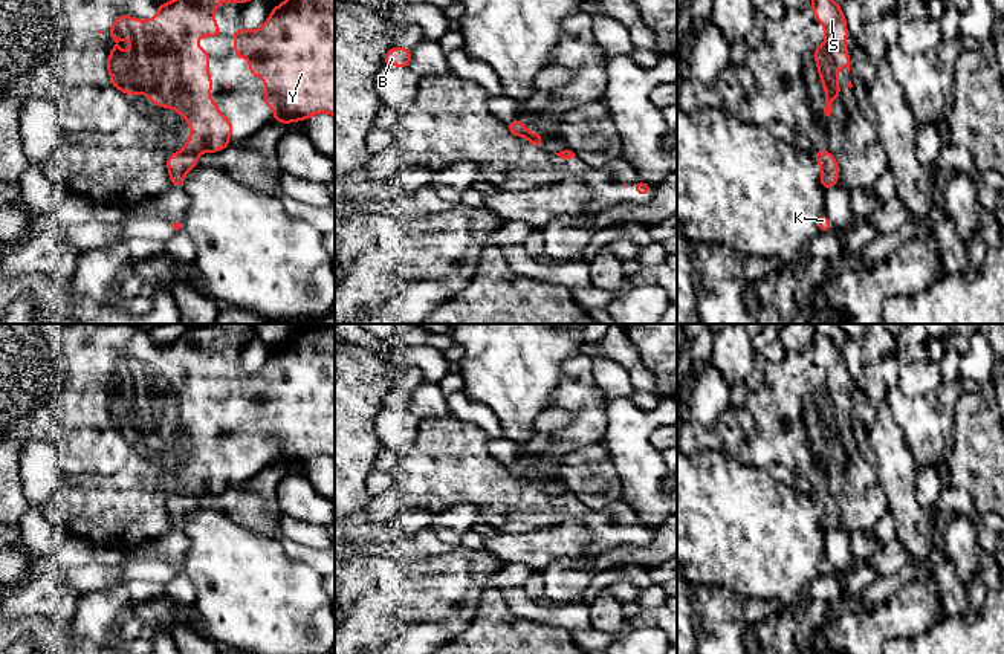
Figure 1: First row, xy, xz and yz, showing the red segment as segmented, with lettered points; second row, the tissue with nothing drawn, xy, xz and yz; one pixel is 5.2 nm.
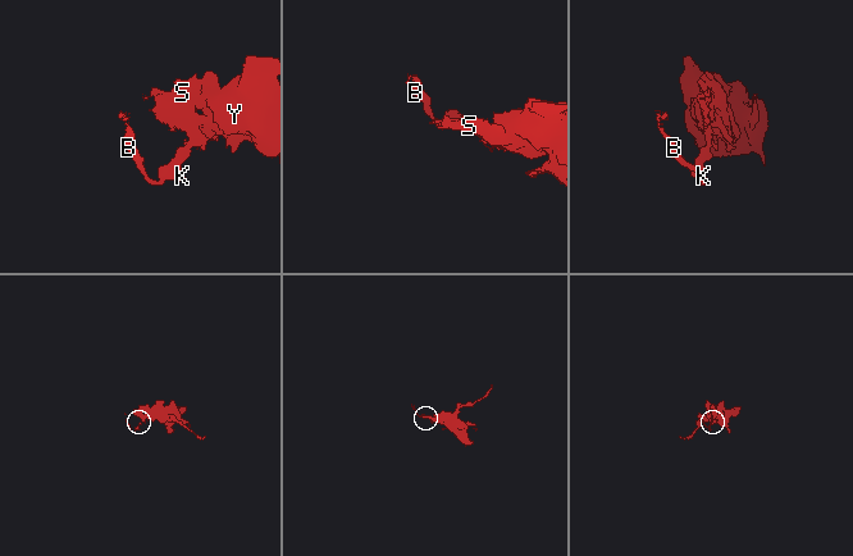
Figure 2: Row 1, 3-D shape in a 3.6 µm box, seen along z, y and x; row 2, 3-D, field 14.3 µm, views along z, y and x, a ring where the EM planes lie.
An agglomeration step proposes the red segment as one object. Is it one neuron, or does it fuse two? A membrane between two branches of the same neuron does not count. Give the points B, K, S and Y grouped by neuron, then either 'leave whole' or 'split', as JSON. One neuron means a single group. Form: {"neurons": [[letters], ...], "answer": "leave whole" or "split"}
{"neurons": [["B", "K"], ["S", "Y"]], "answer": "split"}

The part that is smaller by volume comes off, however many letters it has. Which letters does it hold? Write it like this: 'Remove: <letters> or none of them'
Remove: B, K

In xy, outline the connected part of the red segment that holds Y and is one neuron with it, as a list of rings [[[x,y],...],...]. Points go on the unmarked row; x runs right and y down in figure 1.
[[[304,324],[272,351],[260,371],[241,368],[232,380],[235,399],[249,402],[249,417],[264,420],[264,449],[274,451],[274,465],[303,465],[316,455],[335,458],[335,324]]]

